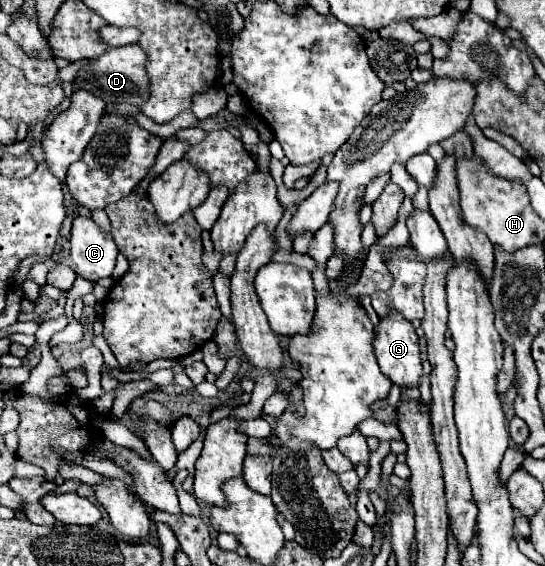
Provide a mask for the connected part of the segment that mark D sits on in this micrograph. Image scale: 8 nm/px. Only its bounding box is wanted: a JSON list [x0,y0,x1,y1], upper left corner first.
[75,44,149,104]

